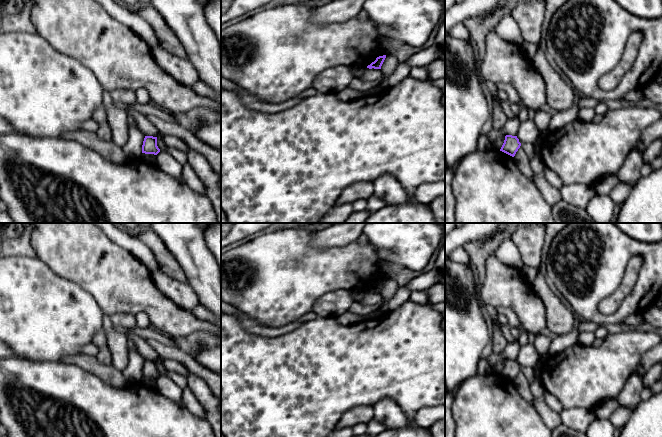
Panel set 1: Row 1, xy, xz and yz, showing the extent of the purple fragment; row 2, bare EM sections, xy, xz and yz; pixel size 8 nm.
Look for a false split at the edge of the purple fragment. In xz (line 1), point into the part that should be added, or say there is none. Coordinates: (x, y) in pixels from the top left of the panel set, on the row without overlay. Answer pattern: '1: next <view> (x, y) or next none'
1: next none

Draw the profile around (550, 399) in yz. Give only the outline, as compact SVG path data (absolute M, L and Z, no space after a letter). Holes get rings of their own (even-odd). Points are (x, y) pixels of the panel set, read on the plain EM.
M545 391L544 397L545 397L545 402L547 403L547 405L552 410L554 410L555 412L560 414L561 411L563 410L563 407L562 407L561 403L559 402L559 400L548 391Z

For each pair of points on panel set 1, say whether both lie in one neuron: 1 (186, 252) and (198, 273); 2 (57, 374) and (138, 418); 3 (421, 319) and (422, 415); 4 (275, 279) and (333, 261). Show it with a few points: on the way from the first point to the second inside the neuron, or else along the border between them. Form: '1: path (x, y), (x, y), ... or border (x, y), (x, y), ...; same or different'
1: path (191, 257), (198, 264), (198, 268); same
2: path (77, 394), (101, 418), (118, 418); same
3: border (434, 405), (417, 411), (414, 421), (418, 426); different
4: path (289, 274), (319, 270); same

